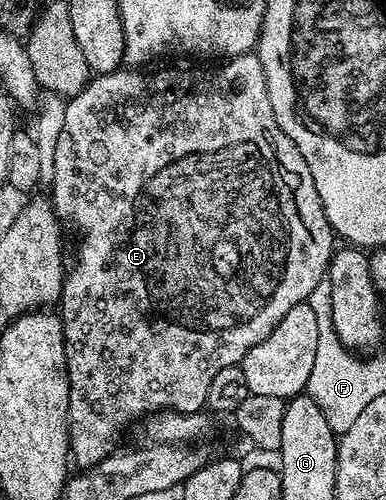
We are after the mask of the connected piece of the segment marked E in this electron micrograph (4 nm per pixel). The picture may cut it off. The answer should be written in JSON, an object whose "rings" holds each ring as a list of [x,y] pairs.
{"rings":[[[256,52],[240,53],[237,57],[231,57],[222,60],[222,65],[217,65],[214,69],[157,69],[154,73],[144,73],[146,70],[141,67],[122,67],[115,70],[114,73],[103,73],[94,76],[83,87],[83,91],[79,91],[76,95],[68,98],[65,102],[66,115],[64,116],[63,131],[59,134],[59,143],[56,144],[55,152],[55,177],[51,186],[51,200],[53,208],[57,210],[57,216],[62,222],[71,224],[77,227],[78,233],[81,235],[81,242],[77,245],[77,258],[72,258],[71,264],[68,266],[65,282],[61,288],[61,299],[59,302],[59,316],[61,318],[61,326],[63,327],[63,335],[65,336],[65,362],[67,363],[67,371],[69,372],[69,451],[74,462],[77,461],[82,470],[93,468],[98,465],[103,459],[110,457],[118,448],[117,445],[121,441],[121,428],[124,425],[129,425],[132,421],[137,421],[148,418],[150,415],[158,412],[154,405],[115,405],[113,397],[107,393],[107,385],[105,385],[105,377],[103,375],[103,367],[105,367],[105,355],[109,355],[109,351],[153,351],[153,359],[155,359],[155,369],[183,369],[181,371],[181,379],[177,379],[173,391],[175,391],[175,407],[172,412],[175,413],[199,413],[206,408],[203,395],[207,395],[208,389],[211,388],[211,379],[215,379],[215,371],[219,371],[222,367],[231,367],[232,365],[240,365],[241,361],[247,355],[247,351],[251,351],[251,347],[255,347],[255,343],[263,343],[263,339],[267,339],[267,335],[271,335],[271,331],[275,331],[275,327],[279,323],[279,319],[283,319],[283,315],[287,315],[287,311],[291,311],[291,307],[295,307],[299,303],[309,301],[312,298],[312,293],[317,288],[322,288],[323,282],[326,280],[329,272],[329,260],[333,258],[335,252],[335,234],[333,228],[329,225],[327,215],[323,211],[323,203],[319,199],[319,191],[315,191],[315,179],[311,179],[311,171],[307,167],[307,163],[303,159],[303,155],[299,151],[299,147],[295,147],[295,143],[291,138],[282,136],[279,123],[275,119],[275,111],[271,109],[271,95],[267,93],[267,75],[263,75],[263,63],[259,63]]]}

